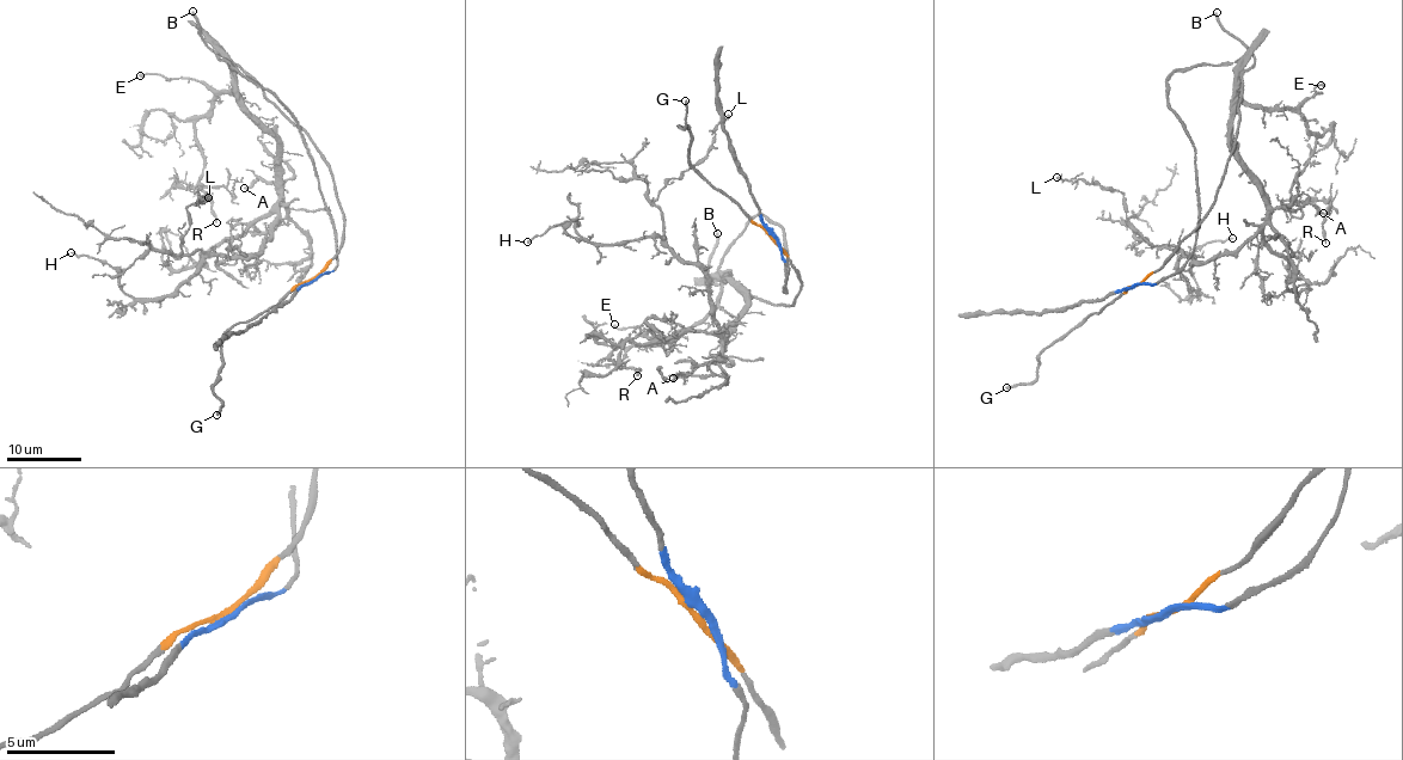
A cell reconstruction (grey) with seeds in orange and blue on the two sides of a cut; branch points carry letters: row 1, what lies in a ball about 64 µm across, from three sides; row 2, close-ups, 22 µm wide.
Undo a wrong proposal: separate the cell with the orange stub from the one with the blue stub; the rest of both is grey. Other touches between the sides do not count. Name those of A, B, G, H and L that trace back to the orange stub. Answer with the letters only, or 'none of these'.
B, G

